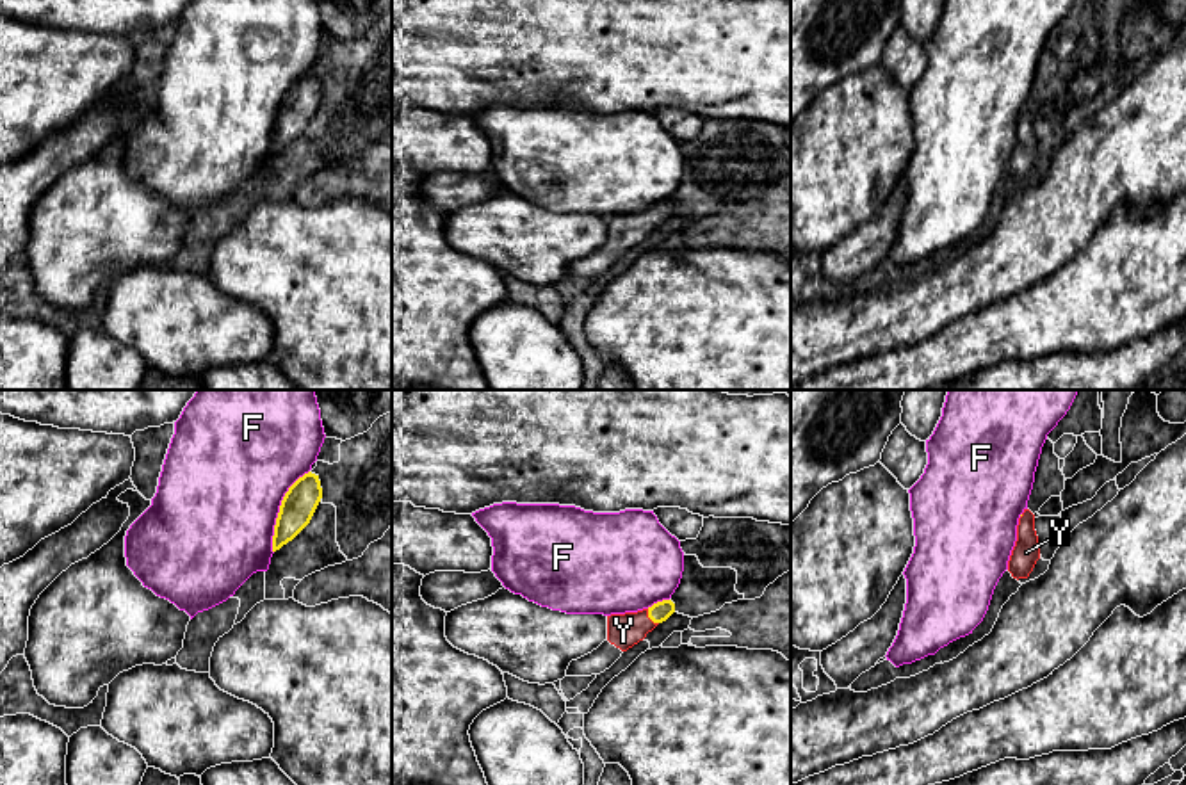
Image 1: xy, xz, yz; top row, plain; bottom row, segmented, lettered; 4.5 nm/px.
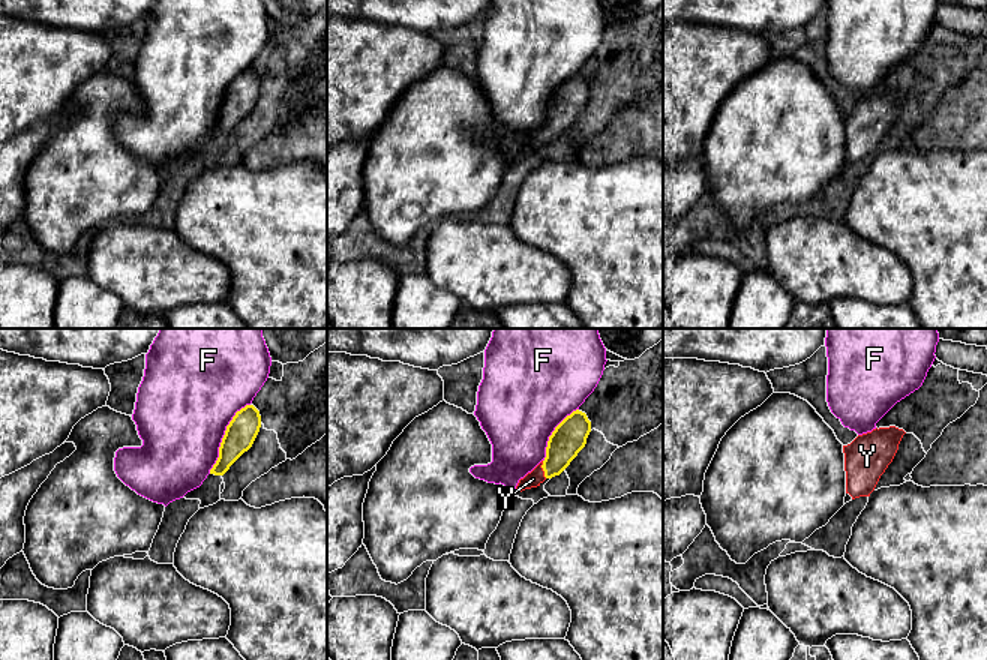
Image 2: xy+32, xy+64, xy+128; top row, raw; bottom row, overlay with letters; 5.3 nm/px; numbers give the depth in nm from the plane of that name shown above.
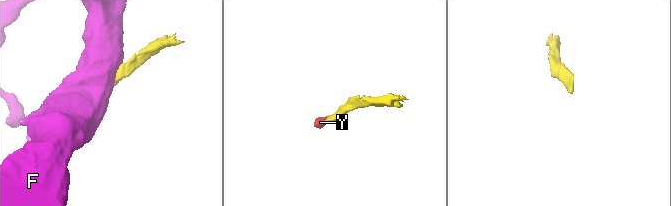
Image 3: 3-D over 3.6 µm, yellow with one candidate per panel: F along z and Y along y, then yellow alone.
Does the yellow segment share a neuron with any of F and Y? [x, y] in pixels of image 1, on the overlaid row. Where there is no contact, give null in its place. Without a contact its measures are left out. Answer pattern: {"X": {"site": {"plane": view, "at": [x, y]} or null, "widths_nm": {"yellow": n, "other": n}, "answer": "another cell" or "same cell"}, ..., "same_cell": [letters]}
{"F": {"site": {"plane": "xy", "at": [280, 511]}, "widths_nm": {"yellow": 160, "other": 480}, "answer": "another cell"}, "Y": {"site": {"plane": "xz", "at": [650, 618]}, "widths_nm": {"yellow": 90, "other": 160}, "answer": "same cell"}, "same_cell": ["Y"]}

